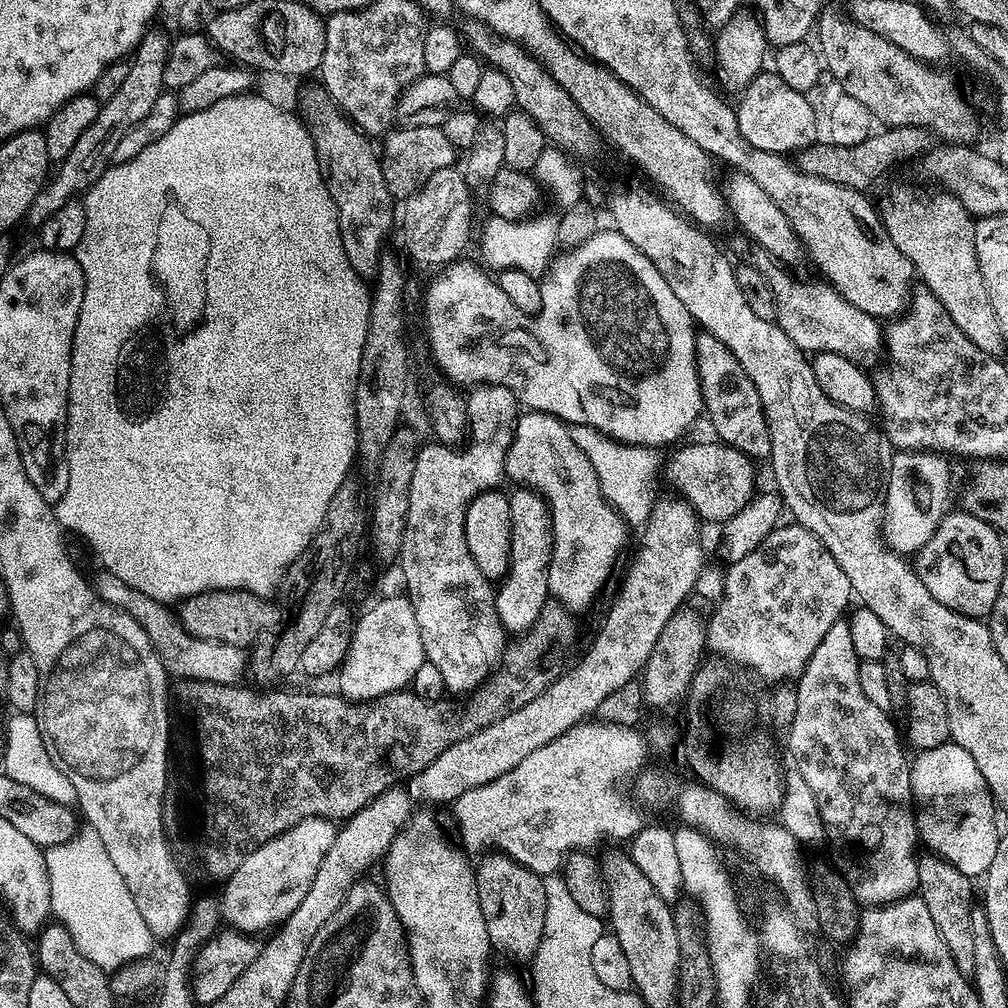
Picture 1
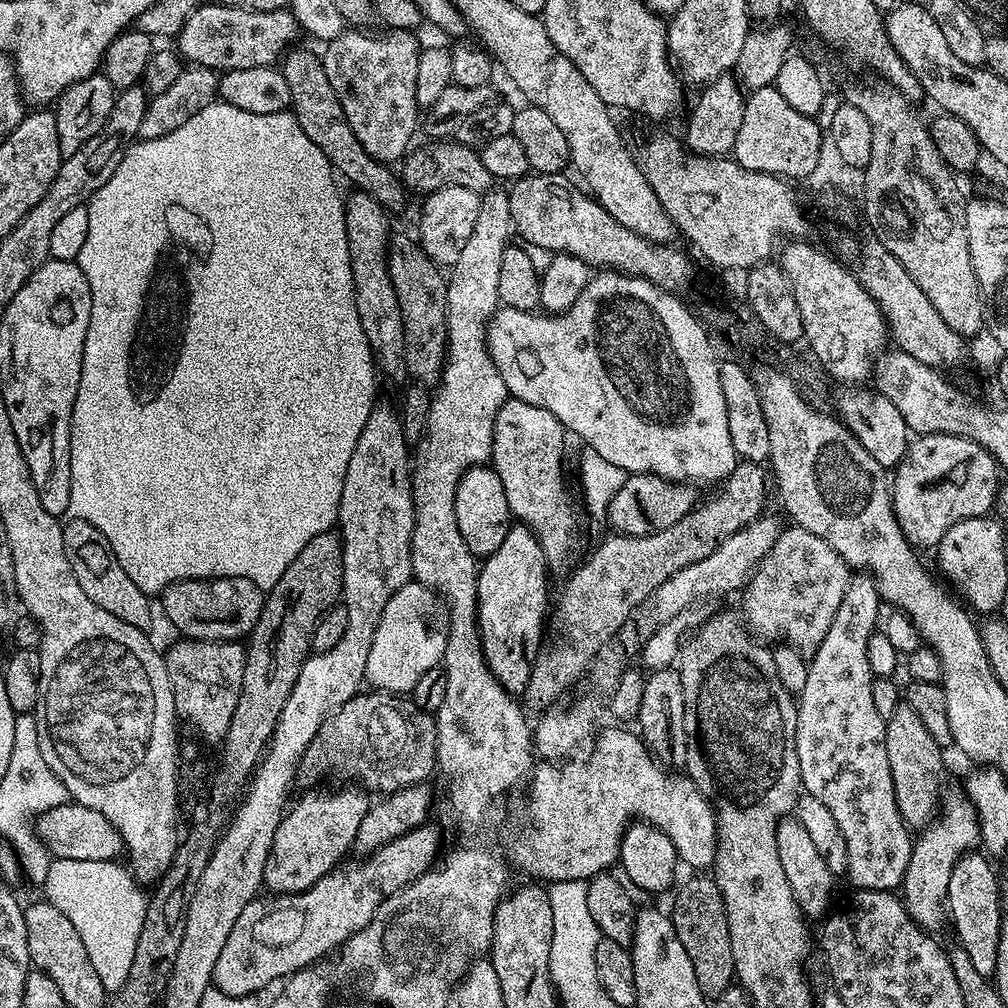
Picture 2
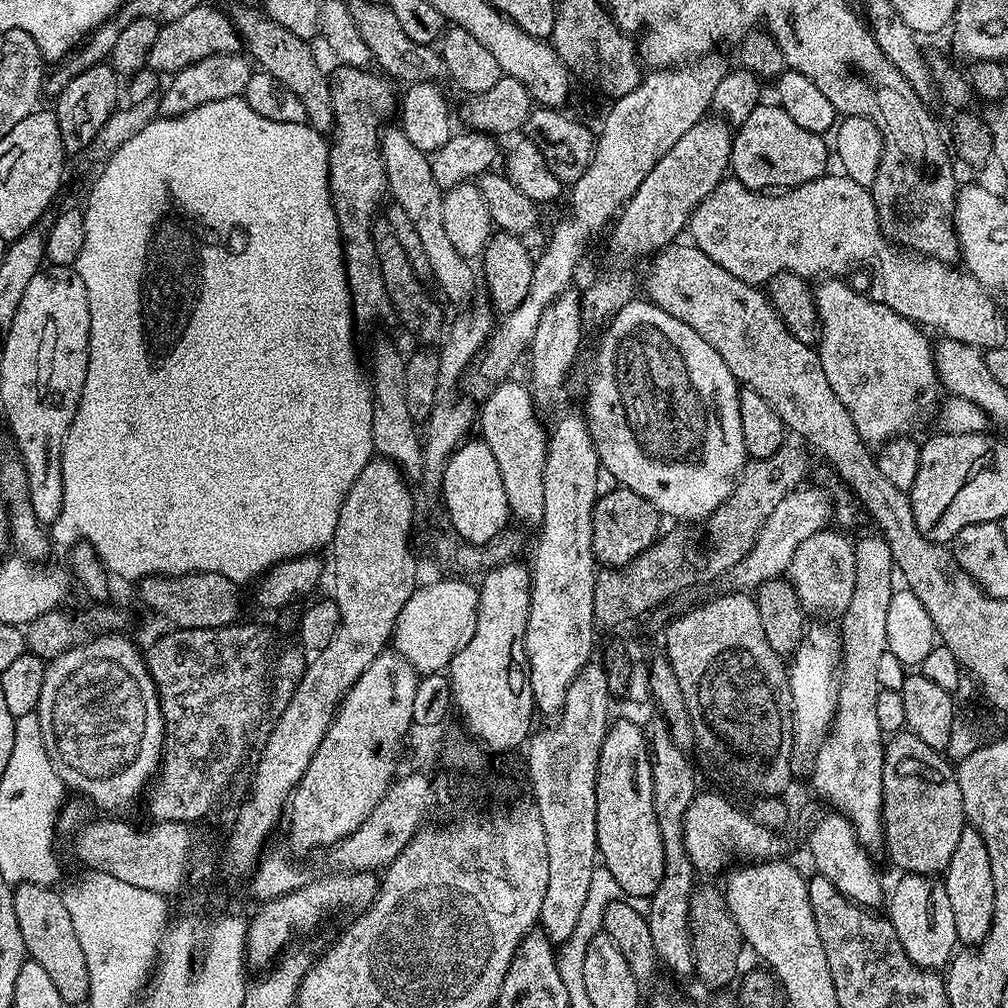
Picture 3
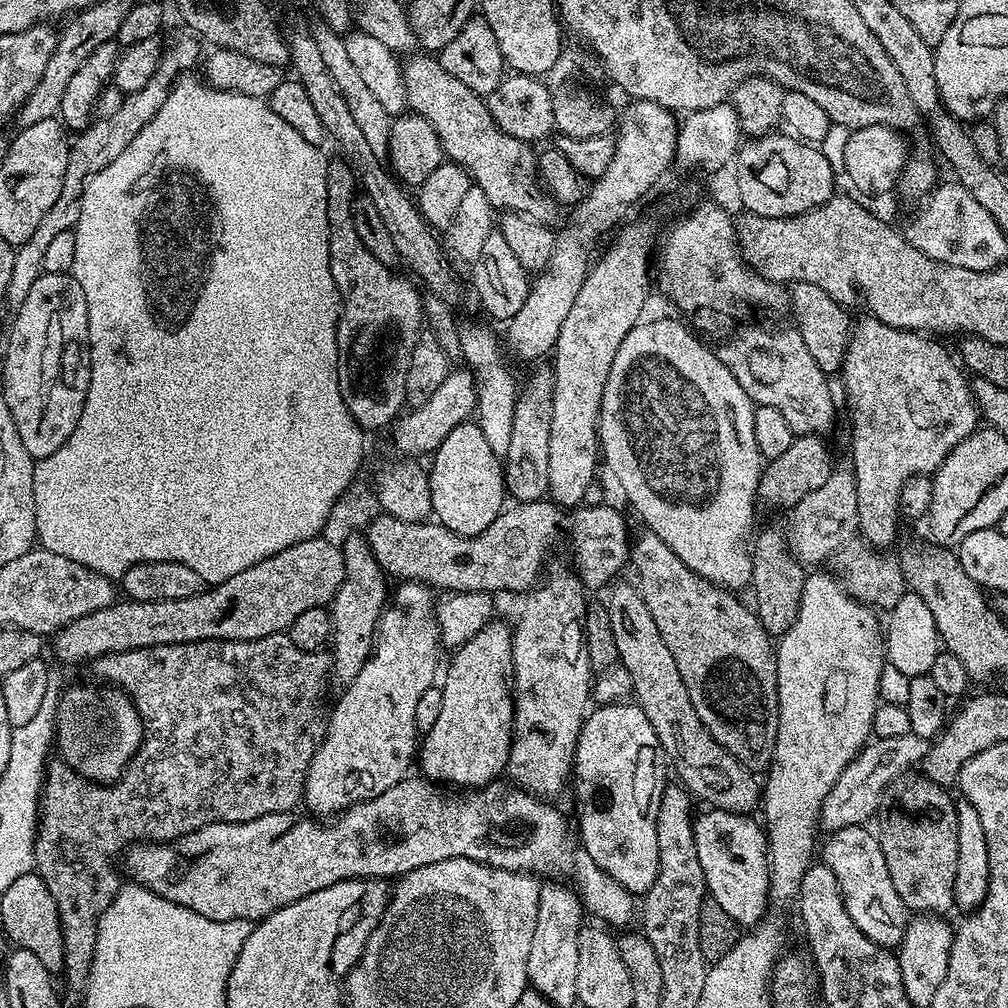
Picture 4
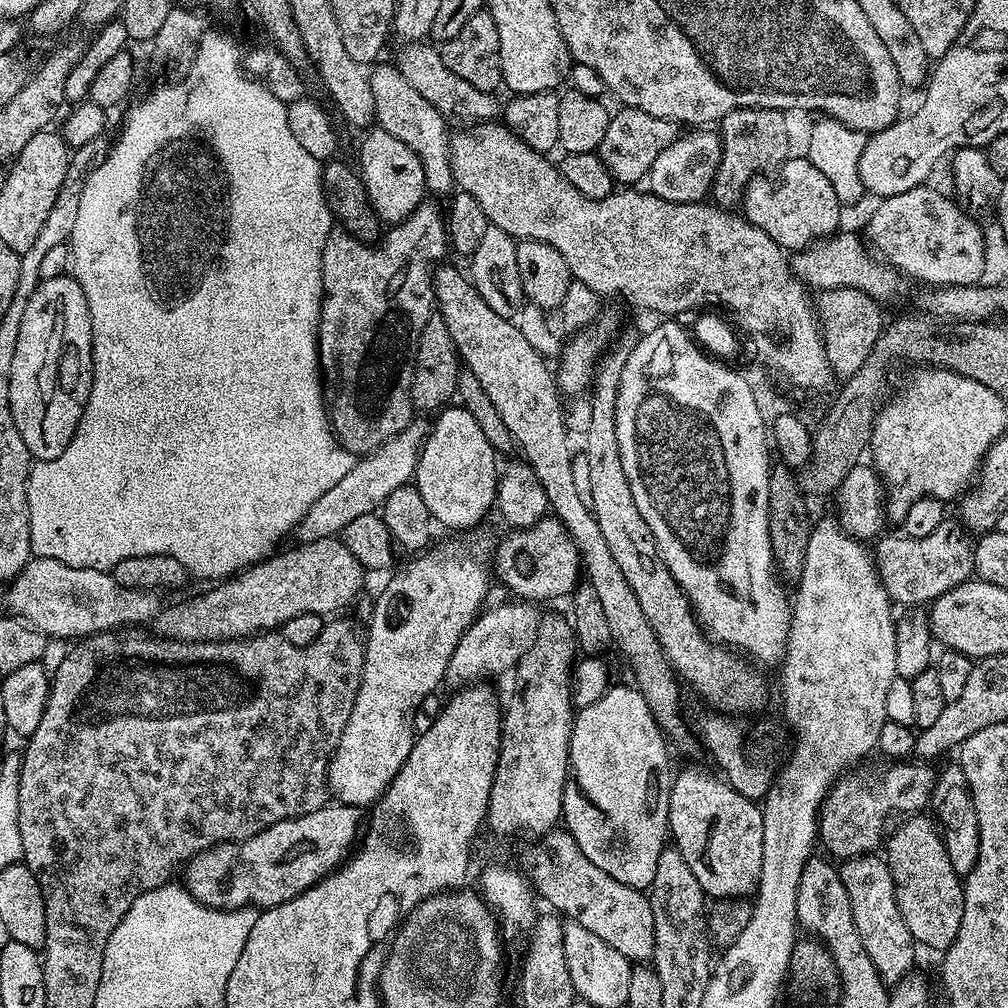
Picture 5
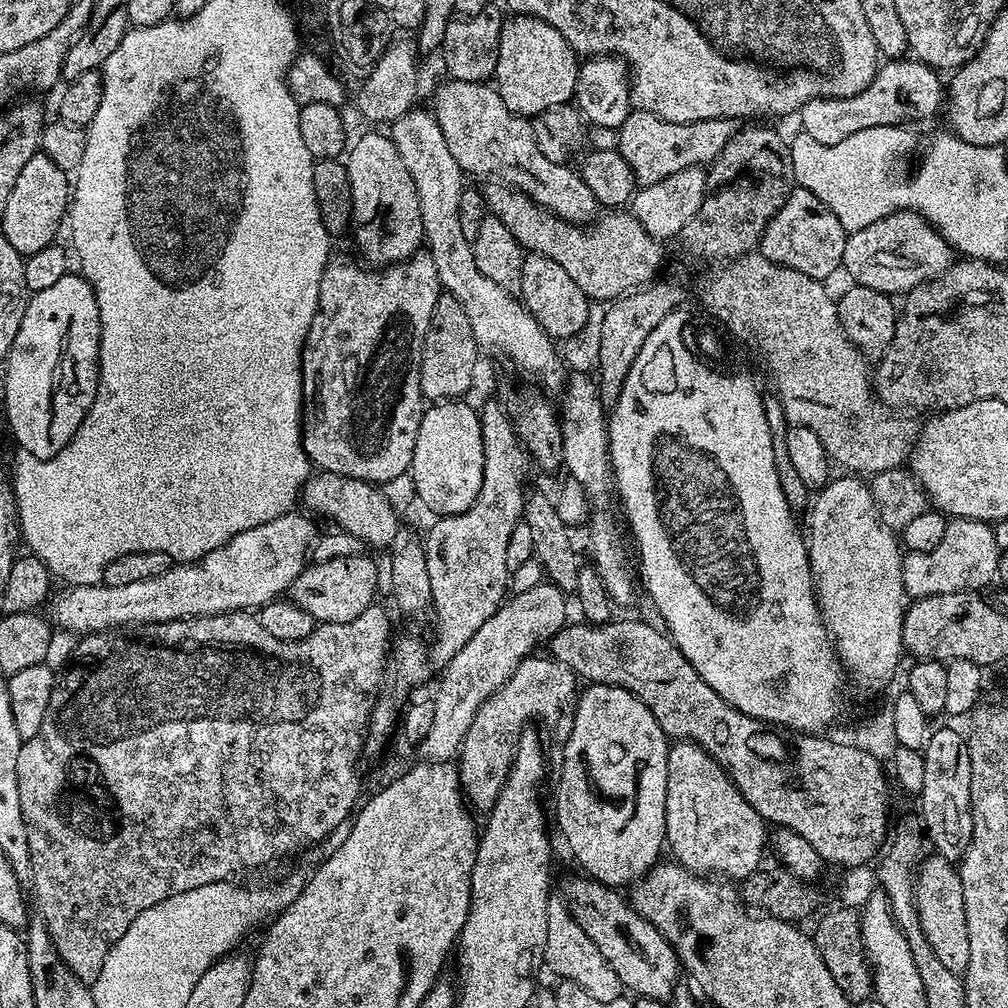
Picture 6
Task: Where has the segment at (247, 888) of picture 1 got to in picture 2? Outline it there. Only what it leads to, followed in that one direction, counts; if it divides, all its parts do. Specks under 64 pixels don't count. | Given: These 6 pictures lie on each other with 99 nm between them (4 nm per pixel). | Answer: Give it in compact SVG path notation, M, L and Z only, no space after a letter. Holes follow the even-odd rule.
M363 791L360 792L312 792L302 797L296 805L293 803L281 815L280 825L274 834L272 853L268 855L264 871L263 887L269 888L269 893L305 892L345 859L343 856L347 854L348 848L350 852L355 845L358 826L362 818L366 818L370 807L369 797Z

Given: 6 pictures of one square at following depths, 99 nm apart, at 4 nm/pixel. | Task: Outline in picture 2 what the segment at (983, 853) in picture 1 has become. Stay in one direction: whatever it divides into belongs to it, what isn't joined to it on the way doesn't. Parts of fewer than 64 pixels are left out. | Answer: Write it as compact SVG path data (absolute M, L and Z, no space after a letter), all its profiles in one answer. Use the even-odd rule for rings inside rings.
M945 791L938 812L939 815L935 817L934 822L928 824L919 833L921 836L918 836L918 839L915 841L912 857L910 858L910 866L906 870L902 885L902 899L906 910L909 916L916 921L917 925L924 930L936 930L932 928L940 928L944 922L946 924L945 904L948 898L950 874L957 862L980 844L980 817L976 814L976 807L972 805L971 800L968 799L963 791Z

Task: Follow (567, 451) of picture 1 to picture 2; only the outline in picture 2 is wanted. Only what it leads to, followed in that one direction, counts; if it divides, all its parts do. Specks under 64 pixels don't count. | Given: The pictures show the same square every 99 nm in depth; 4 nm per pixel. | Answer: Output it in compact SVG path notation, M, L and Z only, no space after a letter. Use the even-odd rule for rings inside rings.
M516 397L505 400L495 416L491 467L502 481L509 513L536 534L544 556L552 566L562 563L567 558L568 551L572 548L576 518L563 480L566 438L568 439L566 430L554 418L554 414L550 414L545 408L522 402Z

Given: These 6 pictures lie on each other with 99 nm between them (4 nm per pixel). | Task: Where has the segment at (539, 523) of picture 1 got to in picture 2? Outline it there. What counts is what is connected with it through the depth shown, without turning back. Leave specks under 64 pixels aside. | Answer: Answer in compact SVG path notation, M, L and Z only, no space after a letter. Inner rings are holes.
M516 522L509 527L506 538L502 538L502 546L487 556L476 573L476 625L480 628L480 648L484 651L484 661L488 663L492 675L509 694L523 693L536 653L542 648L540 634L544 630L544 611L550 608L548 571L550 565L536 534L524 523Z

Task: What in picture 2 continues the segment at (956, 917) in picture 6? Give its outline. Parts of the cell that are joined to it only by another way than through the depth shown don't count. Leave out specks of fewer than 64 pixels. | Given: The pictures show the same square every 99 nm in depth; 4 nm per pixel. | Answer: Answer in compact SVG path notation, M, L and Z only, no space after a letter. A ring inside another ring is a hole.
M907 700L894 708L894 714L885 719L886 752L890 761L891 778L894 780L895 797L898 798L899 812L909 827L924 828L933 821L939 811L942 800L942 776L944 774L944 758L941 745L926 731Z

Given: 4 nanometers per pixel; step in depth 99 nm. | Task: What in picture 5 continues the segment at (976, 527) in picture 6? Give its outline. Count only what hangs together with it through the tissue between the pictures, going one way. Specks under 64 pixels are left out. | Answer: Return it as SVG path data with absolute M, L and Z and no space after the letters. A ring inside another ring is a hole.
M946 518L934 534L926 538L881 535L874 544L874 559L880 580L888 596L897 605L928 606L954 586L973 579L976 570L976 550L971 535L955 519Z

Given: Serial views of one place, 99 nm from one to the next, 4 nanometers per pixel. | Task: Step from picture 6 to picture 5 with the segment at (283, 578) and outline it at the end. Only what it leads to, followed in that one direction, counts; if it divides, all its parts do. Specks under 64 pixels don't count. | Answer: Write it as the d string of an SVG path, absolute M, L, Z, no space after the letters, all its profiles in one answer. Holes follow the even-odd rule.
M420 418L413 419L412 423L406 426L406 430L390 438L381 448L361 455L353 463L350 474L346 474L342 482L334 485L334 490L326 490L326 494L322 494L322 498L318 498L314 506L310 506L298 529L299 541L308 543L327 536L336 536L343 532L346 525L354 522L354 518L383 509L386 498L390 498L394 490L405 487L415 477L420 450L428 430L427 423L423 424ZM41 556L29 560L28 565L17 574L7 588L8 604L16 611L13 613L24 623L31 624L33 628L43 632L45 636L61 642L95 636L98 632L120 630L125 626L138 626L140 622L148 621L149 623L162 610L162 603L160 604L159 595L156 592L118 586L118 582L114 582L111 571L99 572L93 568L75 568L66 566L66 562Z

